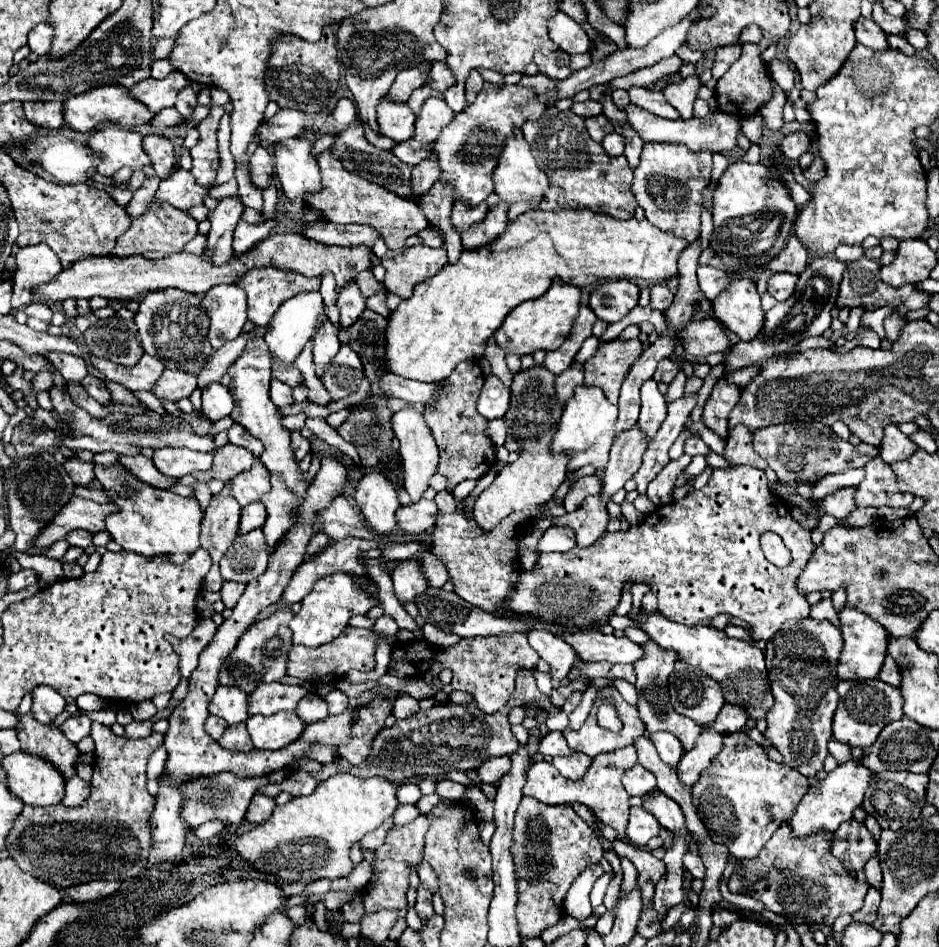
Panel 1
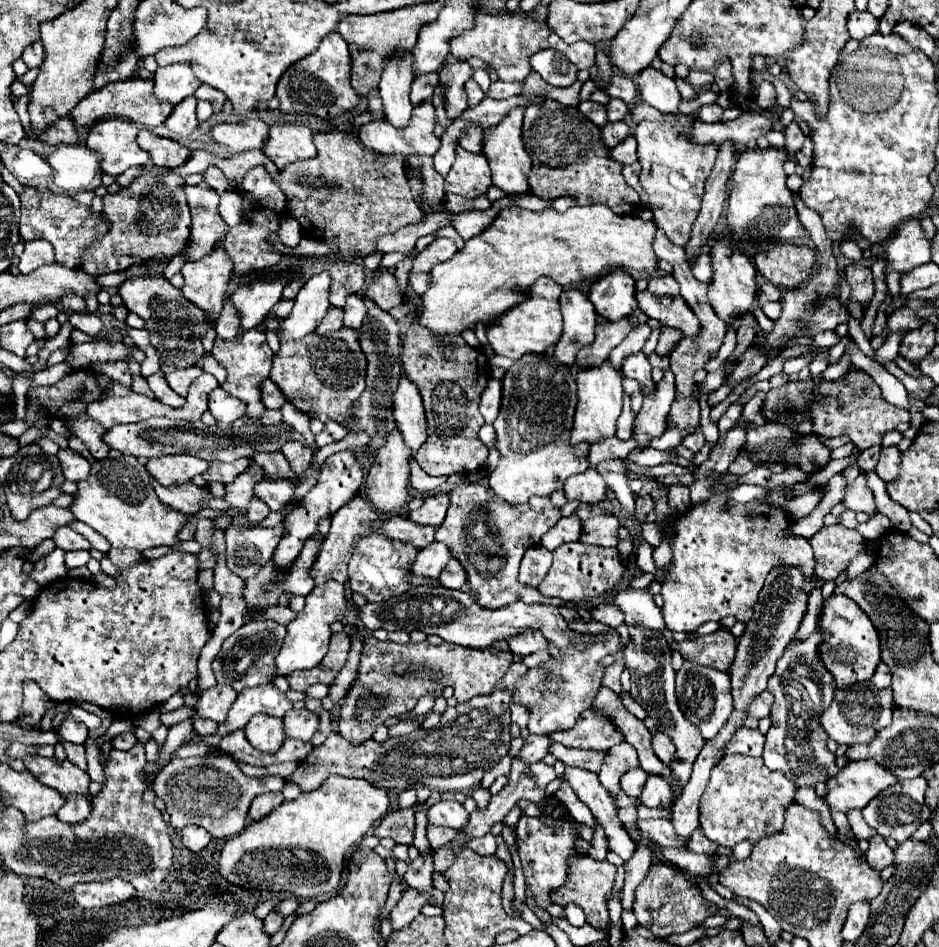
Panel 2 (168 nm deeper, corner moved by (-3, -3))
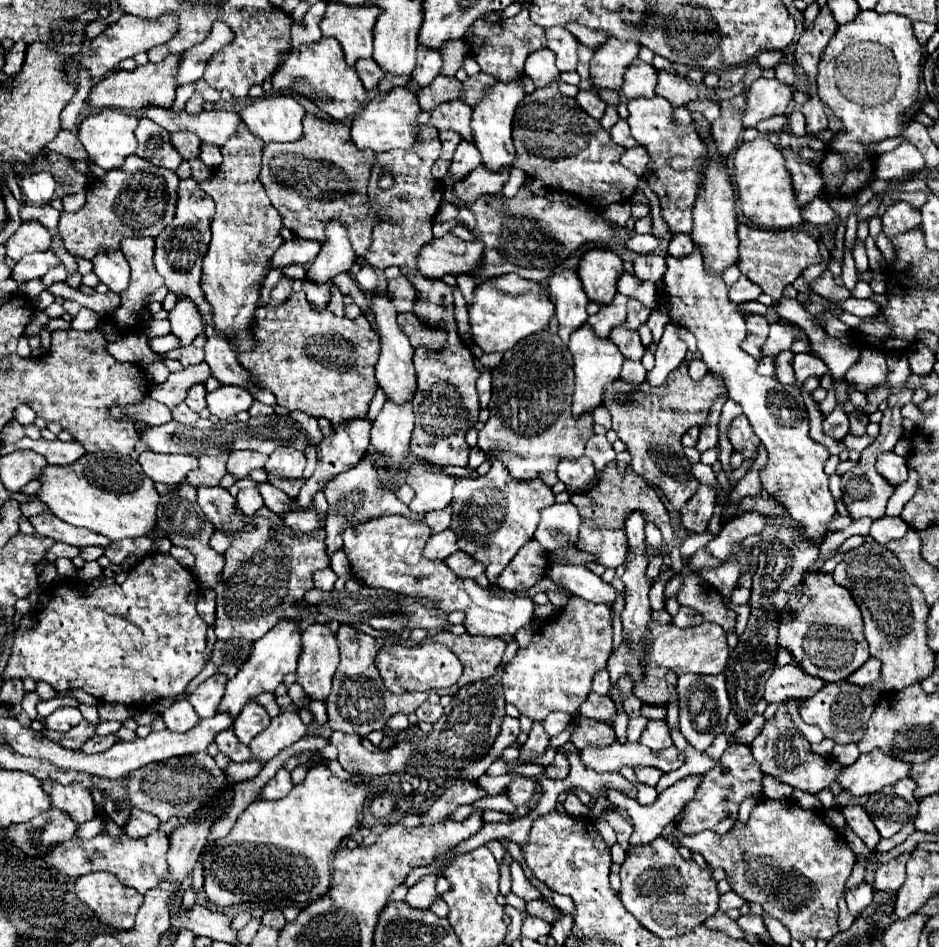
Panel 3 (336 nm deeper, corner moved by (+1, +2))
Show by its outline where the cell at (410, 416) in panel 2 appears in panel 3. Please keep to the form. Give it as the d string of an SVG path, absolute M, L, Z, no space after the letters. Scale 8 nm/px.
M381 294L375 300L371 300L371 312L375 316L375 324L377 324L377 330L381 336L381 356L375 366L377 384L391 402L395 402L395 404L411 402L417 392L417 374L415 374L413 360L411 360L413 346L409 344L409 338L397 326L397 310L391 304L391 300L387 298L387 294Z

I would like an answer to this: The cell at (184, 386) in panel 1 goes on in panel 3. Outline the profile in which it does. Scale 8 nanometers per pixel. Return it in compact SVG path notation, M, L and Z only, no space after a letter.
M205 362L201 364L195 364L195 366L187 366L183 368L181 372L171 372L167 382L159 384L159 386L153 386L151 388L151 398L155 398L157 402L163 402L165 406L173 408L177 406L179 402L185 400L185 394L187 390L195 384L195 382L205 382L209 378L209 368Z

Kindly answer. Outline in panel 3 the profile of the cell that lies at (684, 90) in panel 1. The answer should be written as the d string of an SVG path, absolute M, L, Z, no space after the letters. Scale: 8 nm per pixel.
M635 60L625 78L623 78L623 94L627 100L633 98L653 98L655 96L655 86L657 86L657 68L643 62L643 60Z

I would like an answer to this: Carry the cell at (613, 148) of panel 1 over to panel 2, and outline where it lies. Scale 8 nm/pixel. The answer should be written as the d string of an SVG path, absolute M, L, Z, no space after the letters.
M627 137L617 147L611 149L611 157L617 159L623 165L631 165L637 161L637 141L633 137Z

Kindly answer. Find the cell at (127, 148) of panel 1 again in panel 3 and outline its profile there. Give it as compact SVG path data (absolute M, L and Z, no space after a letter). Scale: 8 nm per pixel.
M101 110L97 114L87 116L79 126L79 140L83 148L89 154L89 160L103 170L115 170L123 166L125 158L135 154L137 140L135 140L135 128L139 124L139 118L135 114L123 114L121 110Z

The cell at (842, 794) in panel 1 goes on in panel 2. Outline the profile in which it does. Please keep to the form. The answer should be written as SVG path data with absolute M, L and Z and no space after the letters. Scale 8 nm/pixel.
M873 759L849 761L837 777L827 781L827 805L847 813L849 809L863 809L875 795L895 785L897 779Z

